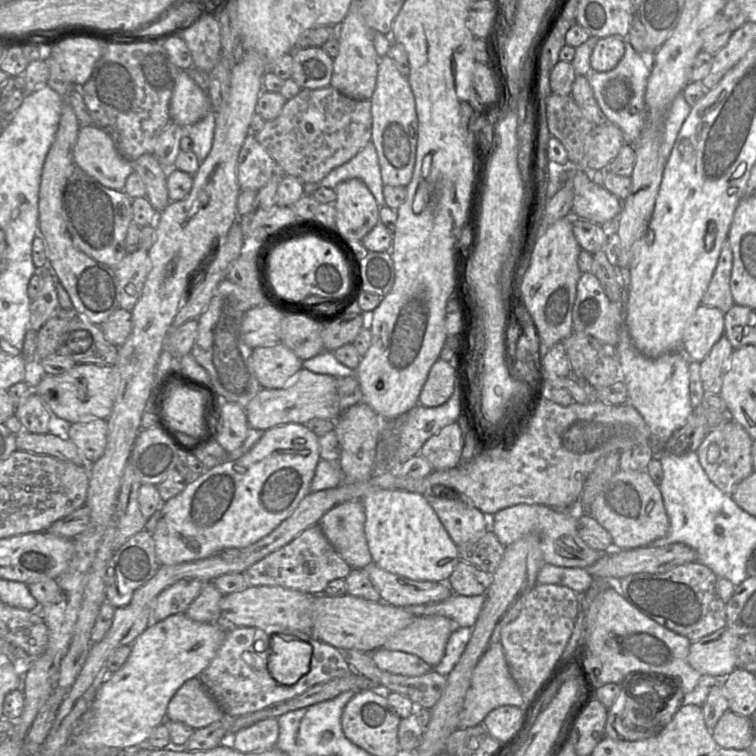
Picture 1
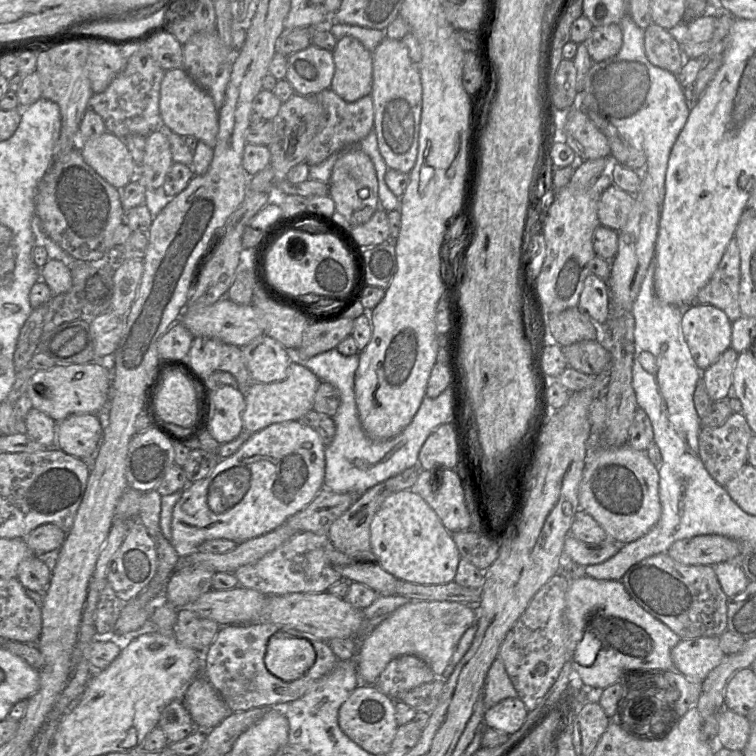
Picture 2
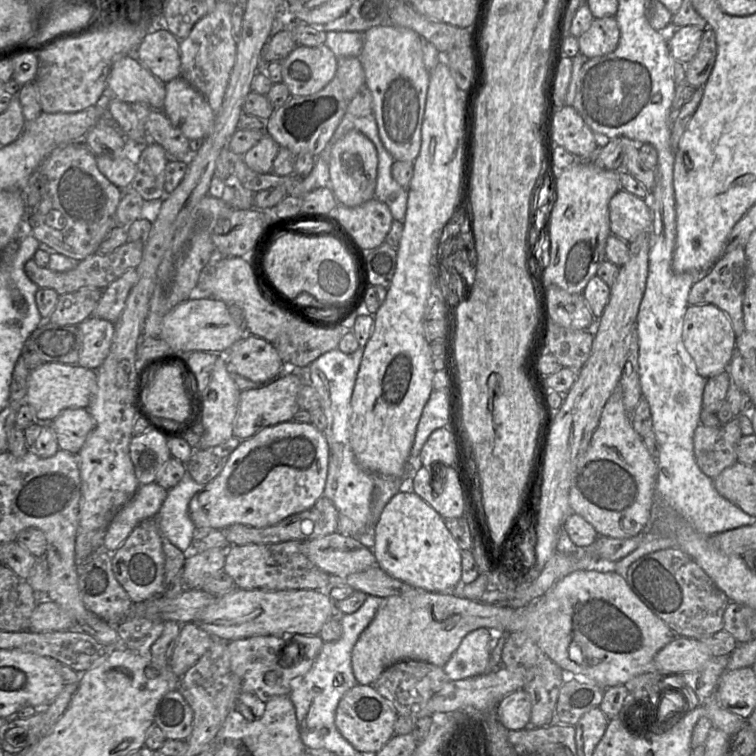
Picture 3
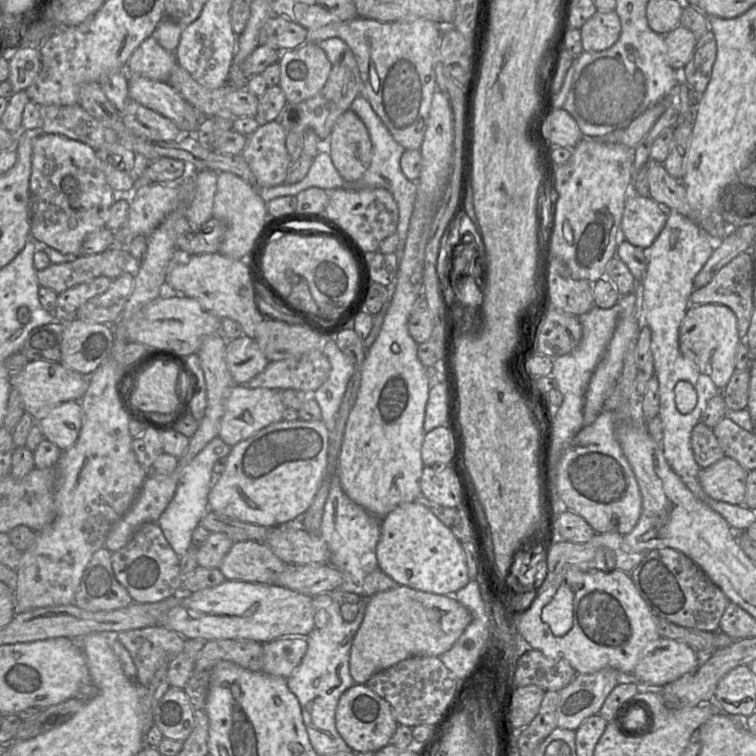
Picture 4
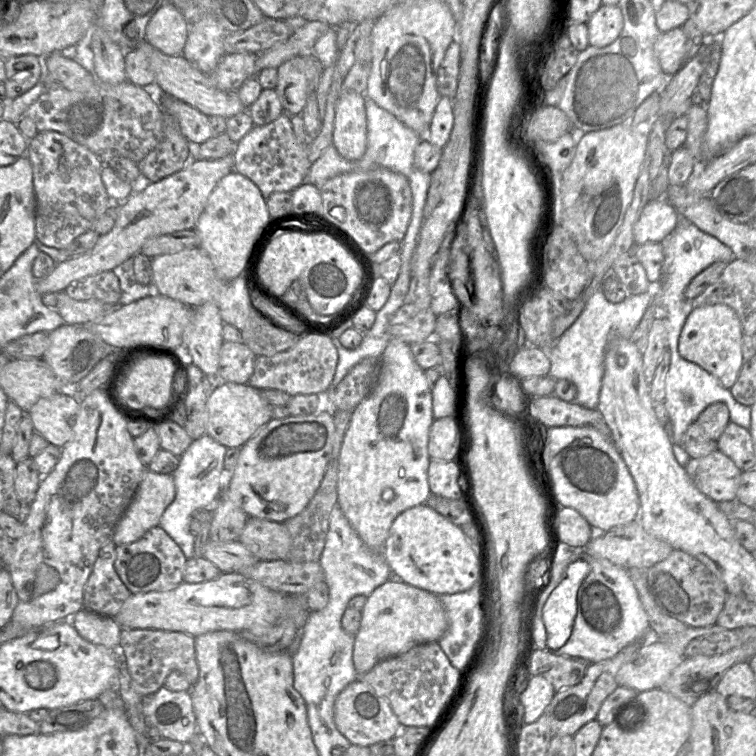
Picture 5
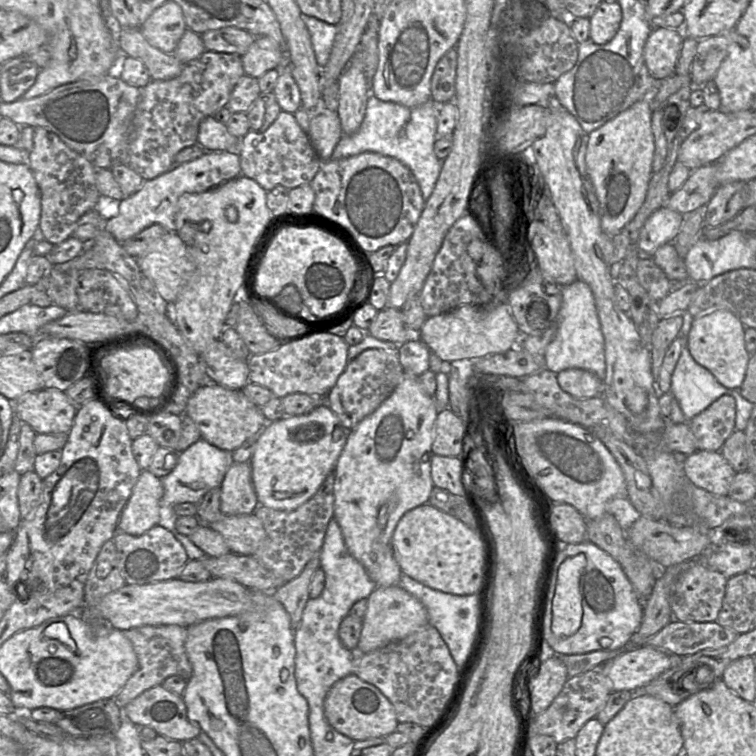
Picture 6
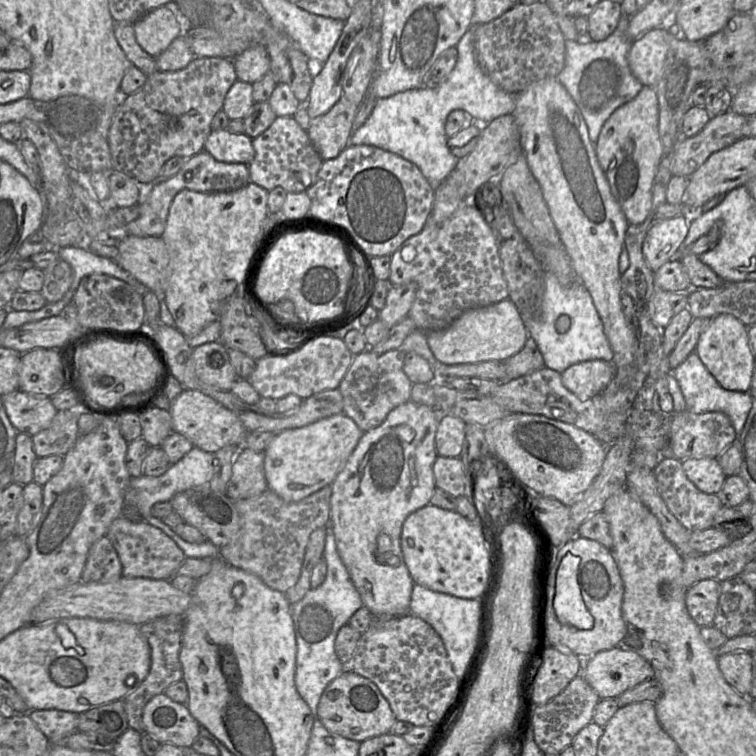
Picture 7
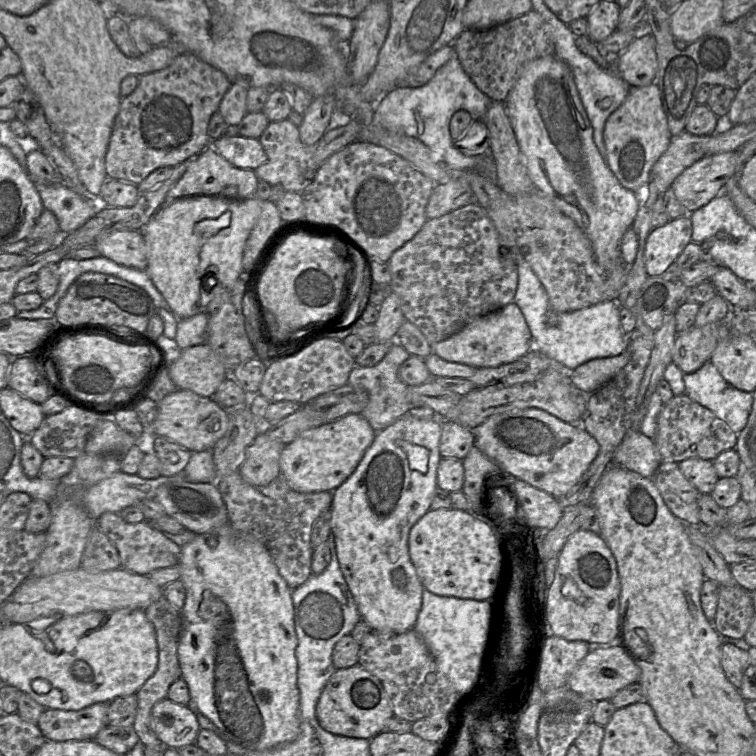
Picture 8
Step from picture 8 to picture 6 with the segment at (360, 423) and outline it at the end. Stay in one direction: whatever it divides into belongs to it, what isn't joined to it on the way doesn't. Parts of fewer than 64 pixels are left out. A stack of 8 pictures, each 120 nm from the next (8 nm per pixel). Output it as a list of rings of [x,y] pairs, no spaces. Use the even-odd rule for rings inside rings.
[[[321,403],[303,415],[284,416],[280,420],[267,422],[256,437],[255,450],[249,461],[252,483],[259,505],[273,510],[291,512],[311,499],[327,476],[334,471],[350,432],[351,430],[342,424],[337,415],[325,403]]]

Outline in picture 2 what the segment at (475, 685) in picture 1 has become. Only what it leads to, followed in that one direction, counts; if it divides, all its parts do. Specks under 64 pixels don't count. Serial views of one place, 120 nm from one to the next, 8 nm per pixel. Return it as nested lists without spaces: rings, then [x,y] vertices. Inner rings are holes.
[[[498,653],[485,678],[483,687],[484,706],[486,709],[491,708],[506,698],[515,697],[518,697],[518,693]]]

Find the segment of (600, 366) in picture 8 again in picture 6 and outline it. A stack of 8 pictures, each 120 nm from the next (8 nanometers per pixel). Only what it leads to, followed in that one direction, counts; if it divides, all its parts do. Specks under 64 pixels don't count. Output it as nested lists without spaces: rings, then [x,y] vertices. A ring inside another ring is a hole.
[[[570,368],[557,374],[557,381],[562,390],[574,398],[593,398],[601,395],[603,381],[593,372]]]

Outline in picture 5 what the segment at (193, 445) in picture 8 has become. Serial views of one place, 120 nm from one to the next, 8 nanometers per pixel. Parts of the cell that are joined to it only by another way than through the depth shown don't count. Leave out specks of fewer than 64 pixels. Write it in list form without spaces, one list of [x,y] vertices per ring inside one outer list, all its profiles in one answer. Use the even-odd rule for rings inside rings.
[[[216,383],[206,402],[206,434],[227,448],[240,448],[272,419],[273,407],[248,383]]]

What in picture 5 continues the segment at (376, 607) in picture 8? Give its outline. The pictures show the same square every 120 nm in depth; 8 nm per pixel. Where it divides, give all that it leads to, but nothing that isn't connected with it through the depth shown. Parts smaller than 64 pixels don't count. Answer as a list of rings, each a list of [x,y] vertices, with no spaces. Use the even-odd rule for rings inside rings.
[[[389,338],[379,359],[379,376],[370,395],[351,414],[338,462],[337,504],[361,540],[383,553],[385,541],[395,518],[403,511],[425,504],[431,494],[428,483],[429,430],[434,421],[432,393],[424,370],[417,364],[411,345]]]

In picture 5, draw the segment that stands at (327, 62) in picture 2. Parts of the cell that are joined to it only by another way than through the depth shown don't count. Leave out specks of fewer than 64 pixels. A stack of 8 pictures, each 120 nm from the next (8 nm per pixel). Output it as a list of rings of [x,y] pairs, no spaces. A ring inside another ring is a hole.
[[[314,53],[295,56],[278,67],[275,90],[284,113],[301,115],[309,95],[316,91],[323,69]]]

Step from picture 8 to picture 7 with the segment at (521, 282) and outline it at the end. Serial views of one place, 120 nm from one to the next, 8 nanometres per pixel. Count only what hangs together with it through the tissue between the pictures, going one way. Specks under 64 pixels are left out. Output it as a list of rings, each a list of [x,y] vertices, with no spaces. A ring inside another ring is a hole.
[[[544,271],[544,290],[539,315],[523,319],[530,336],[543,356],[544,365],[559,373],[569,366],[588,360],[612,362],[613,352],[603,331],[603,324],[592,297],[583,283],[563,286],[551,272]]]

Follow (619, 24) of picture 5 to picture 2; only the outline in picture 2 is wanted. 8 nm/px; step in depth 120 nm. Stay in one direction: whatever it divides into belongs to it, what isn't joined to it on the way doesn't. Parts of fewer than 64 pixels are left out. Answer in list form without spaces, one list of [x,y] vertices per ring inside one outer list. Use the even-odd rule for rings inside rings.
[[[619,24],[593,27],[583,42],[594,63],[614,57],[623,44],[623,33]]]

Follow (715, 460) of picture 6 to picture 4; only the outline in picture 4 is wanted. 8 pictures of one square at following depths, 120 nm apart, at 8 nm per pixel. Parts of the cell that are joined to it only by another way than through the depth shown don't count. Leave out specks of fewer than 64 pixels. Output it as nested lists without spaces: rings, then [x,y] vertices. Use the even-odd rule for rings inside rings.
[[[724,456],[707,468],[700,468],[699,482],[707,496],[732,505],[744,505],[748,471]]]

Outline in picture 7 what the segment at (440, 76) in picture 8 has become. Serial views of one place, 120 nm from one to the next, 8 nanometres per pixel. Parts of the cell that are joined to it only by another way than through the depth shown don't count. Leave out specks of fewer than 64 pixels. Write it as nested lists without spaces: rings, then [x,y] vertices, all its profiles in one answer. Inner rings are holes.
[[[472,23],[456,45],[457,62],[446,81],[435,88],[420,87],[377,99],[368,119],[352,133],[349,145],[371,145],[399,155],[415,164],[433,189],[439,186],[459,161],[459,158],[454,156],[447,146],[445,123],[449,113],[460,109],[467,113],[470,120],[479,124],[487,124],[502,115],[513,114],[516,105],[517,94],[508,93],[498,87],[478,64],[474,49],[474,27],[476,25],[480,24]]]

